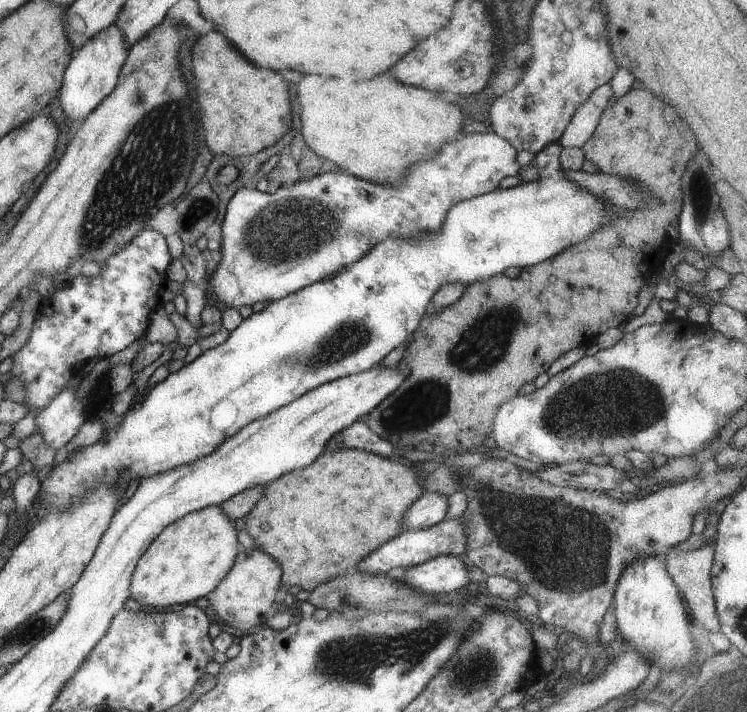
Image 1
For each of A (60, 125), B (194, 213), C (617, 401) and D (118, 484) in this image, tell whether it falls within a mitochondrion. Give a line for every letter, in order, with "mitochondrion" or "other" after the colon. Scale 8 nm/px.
A: other
B: mitochondrion
C: mitochondrion
D: other

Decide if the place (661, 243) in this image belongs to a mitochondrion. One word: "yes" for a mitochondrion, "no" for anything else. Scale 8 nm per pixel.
no

